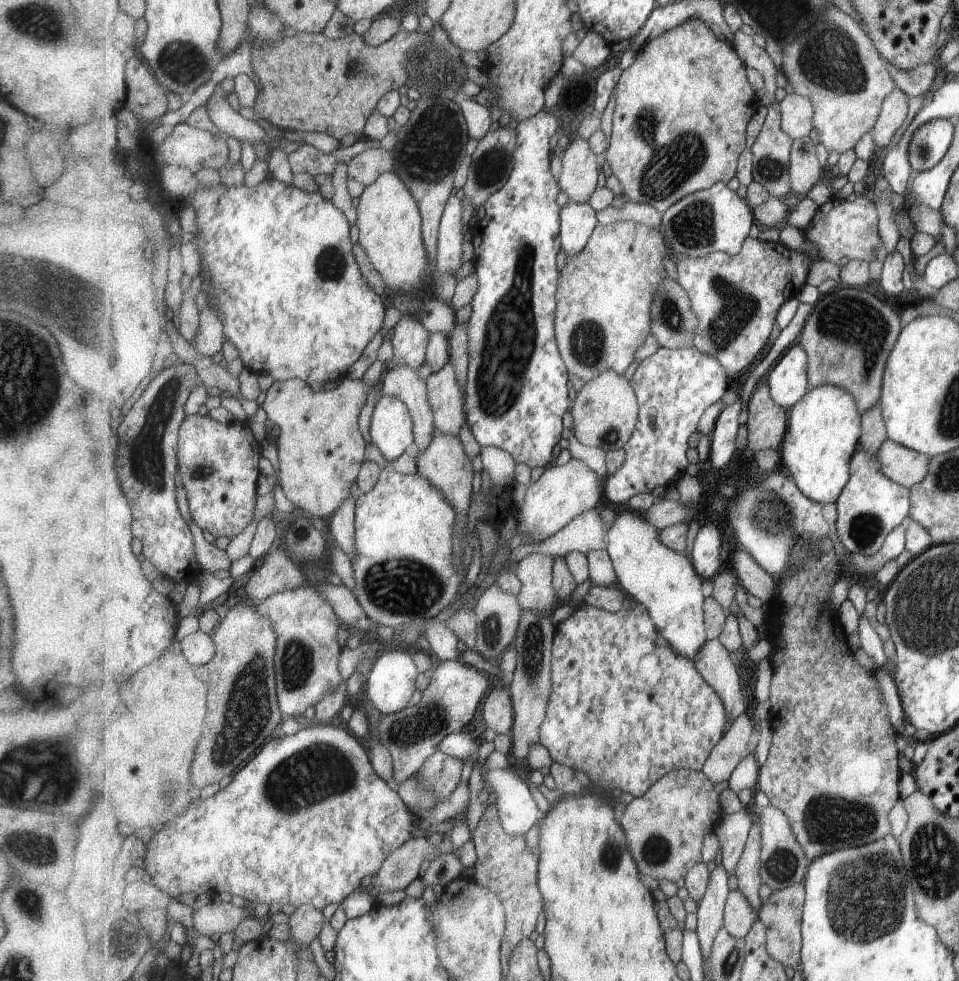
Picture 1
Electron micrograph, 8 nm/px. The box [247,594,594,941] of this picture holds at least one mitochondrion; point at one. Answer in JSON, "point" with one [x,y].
{"point":[319,770]}

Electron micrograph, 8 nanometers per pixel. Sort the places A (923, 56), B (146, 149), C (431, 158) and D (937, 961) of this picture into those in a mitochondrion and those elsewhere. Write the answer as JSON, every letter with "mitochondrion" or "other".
{"A":"other","B":"other","C":"mitochondrion","D":"other"}

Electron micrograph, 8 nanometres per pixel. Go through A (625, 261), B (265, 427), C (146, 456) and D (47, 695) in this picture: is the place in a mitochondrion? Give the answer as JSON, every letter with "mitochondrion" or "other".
{"A":"other","B":"other","C":"mitochondrion","D":"other"}

